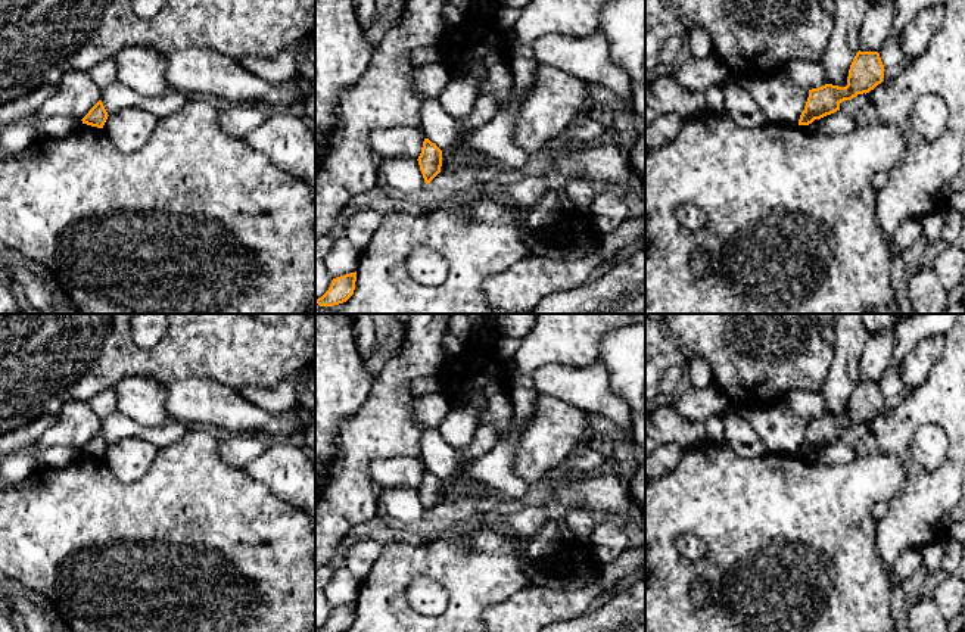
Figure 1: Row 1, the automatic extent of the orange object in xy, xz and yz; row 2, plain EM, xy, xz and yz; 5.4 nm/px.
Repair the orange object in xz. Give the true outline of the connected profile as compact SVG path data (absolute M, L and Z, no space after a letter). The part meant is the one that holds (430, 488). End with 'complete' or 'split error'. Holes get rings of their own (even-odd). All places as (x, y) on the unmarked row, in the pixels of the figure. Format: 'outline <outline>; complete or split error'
outline M424 468L421 483L417 491L418 491L424 513L429 514L441 502L442 480L429 468Z; complete

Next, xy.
outline M99 430L81 451L83 451L83 454L103 458L108 446L109 445L108 445L102 430Z; complete

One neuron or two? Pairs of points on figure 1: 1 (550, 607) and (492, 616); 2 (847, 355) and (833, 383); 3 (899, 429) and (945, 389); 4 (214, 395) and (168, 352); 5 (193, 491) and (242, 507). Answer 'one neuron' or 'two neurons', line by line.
1: one neuron
2: one neuron
3: one neuron
4: two neurons
5: one neuron

